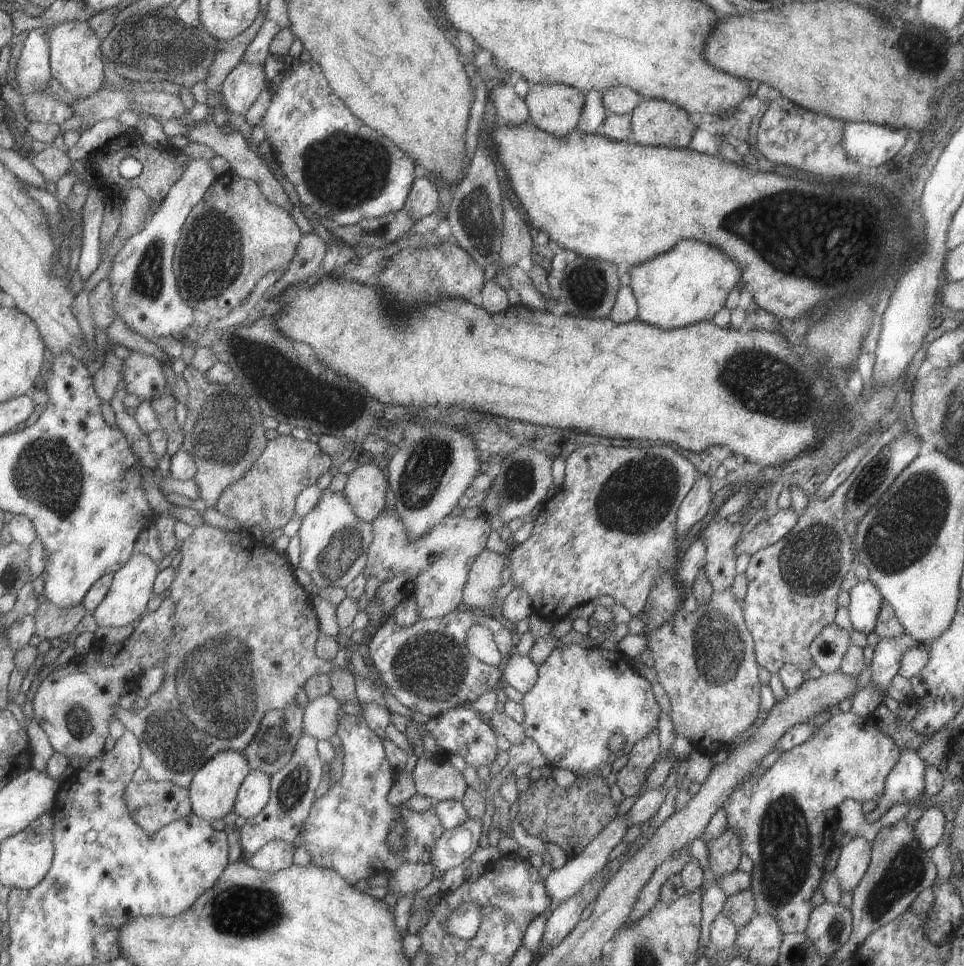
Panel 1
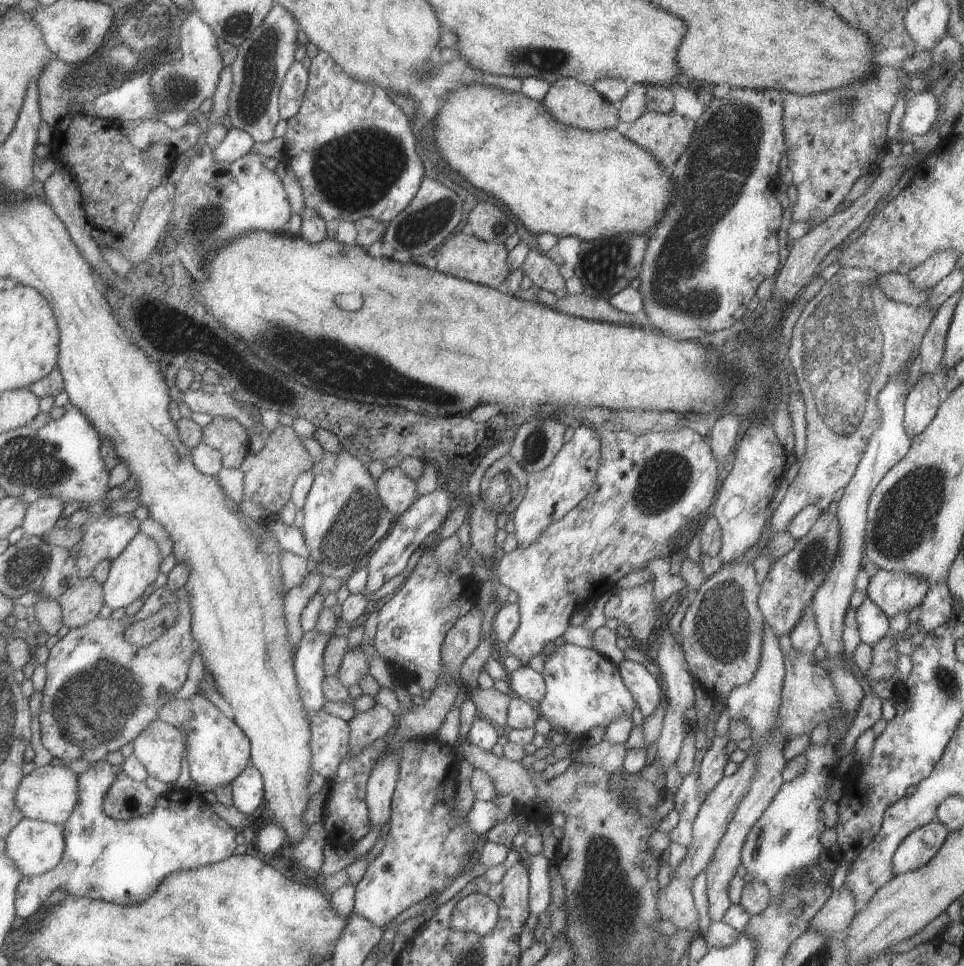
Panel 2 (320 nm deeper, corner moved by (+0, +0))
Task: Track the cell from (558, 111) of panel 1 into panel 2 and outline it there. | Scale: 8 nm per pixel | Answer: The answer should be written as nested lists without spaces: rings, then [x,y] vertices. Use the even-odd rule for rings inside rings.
[[[559,78],[555,83],[551,83],[541,104],[553,120],[565,126],[595,131],[615,129],[618,124],[617,106],[599,96],[592,85],[578,82],[575,78]]]

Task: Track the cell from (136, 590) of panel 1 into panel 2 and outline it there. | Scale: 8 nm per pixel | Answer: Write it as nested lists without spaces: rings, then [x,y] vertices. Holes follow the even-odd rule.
[[[138,531],[131,538],[131,542],[123,548],[123,552],[110,562],[107,579],[102,585],[103,604],[112,610],[116,610],[126,608],[130,603],[139,599],[145,588],[154,582],[158,576],[159,565],[162,560],[157,544],[149,536]]]

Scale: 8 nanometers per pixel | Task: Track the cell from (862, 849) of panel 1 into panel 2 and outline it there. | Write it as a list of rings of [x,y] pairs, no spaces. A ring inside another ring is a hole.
[[[843,883],[839,888],[832,889],[829,899],[811,918],[808,928],[823,934],[840,935],[847,930],[856,914],[854,906],[853,894],[847,890],[847,884]]]

